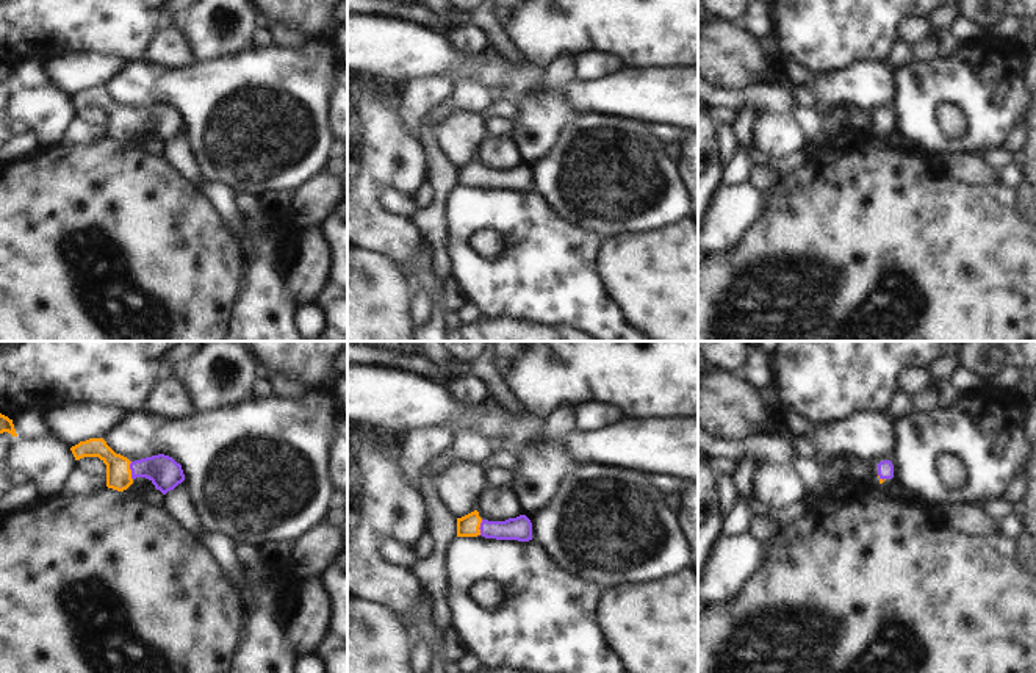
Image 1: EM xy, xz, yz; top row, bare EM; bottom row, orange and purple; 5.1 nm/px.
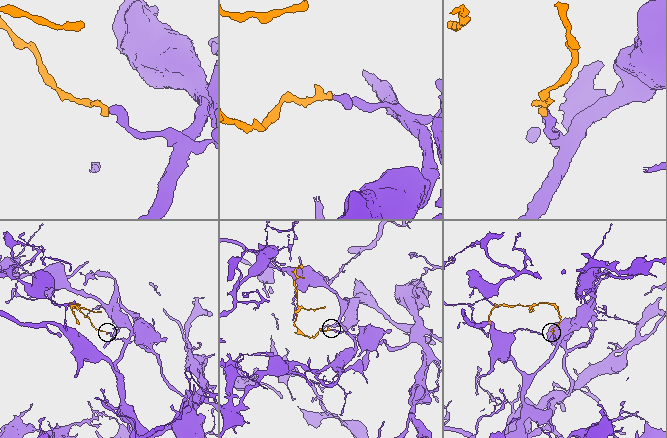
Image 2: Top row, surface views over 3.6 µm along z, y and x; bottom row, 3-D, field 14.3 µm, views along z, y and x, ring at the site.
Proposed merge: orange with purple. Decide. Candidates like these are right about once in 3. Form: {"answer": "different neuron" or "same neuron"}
{"answer": "same neuron"}

